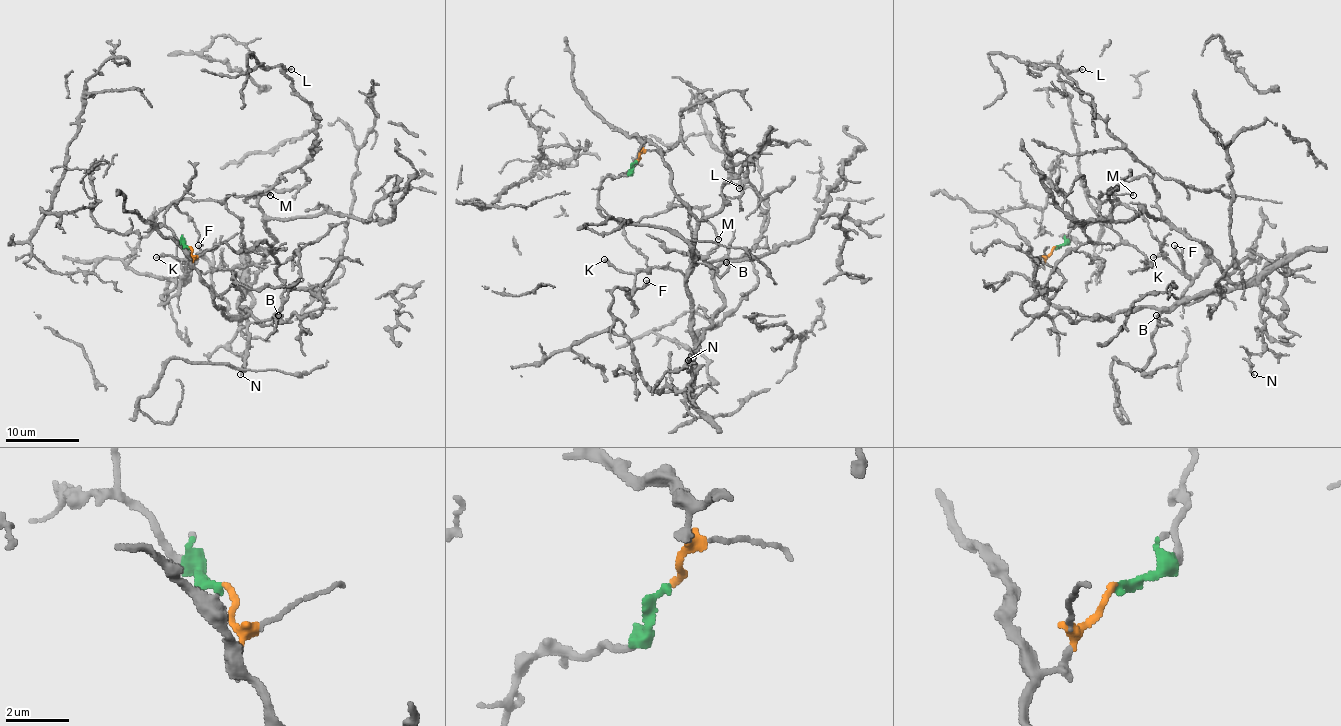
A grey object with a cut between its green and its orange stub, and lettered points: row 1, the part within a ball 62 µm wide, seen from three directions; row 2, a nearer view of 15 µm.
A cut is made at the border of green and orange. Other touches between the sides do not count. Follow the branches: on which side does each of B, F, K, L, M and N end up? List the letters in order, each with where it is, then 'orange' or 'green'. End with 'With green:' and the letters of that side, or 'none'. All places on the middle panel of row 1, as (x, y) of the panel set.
B: at (726, 262); orange
F: at (646, 280); orange
K: at (604, 259); orange
L: at (739, 188); orange
M: at (718, 239); green
N: at (688, 360); orange
With green: M

